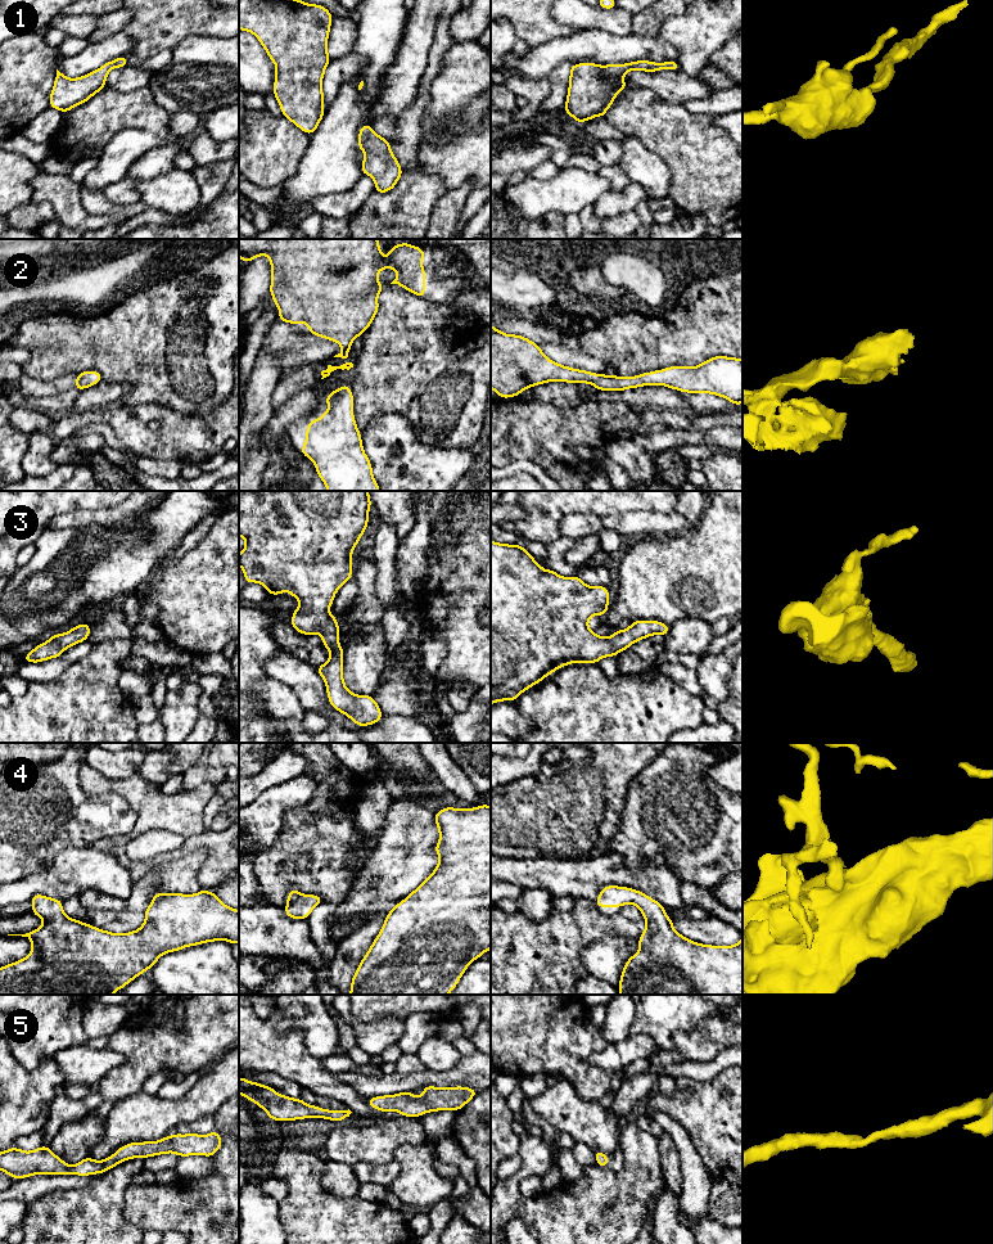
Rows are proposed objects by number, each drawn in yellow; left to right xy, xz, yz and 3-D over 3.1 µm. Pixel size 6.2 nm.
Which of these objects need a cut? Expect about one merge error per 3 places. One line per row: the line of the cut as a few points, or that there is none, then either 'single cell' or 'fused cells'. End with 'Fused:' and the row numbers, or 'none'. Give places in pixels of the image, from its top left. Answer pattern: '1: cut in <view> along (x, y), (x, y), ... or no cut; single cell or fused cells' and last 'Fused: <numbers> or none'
1: no cut; single cell
2: no cut; single cell
3: no cut; single cell
4: no cut; single cell
5: no cut; single cell
Fused: none

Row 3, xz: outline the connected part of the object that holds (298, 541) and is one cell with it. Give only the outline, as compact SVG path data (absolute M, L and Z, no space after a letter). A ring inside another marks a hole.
M239 491L239 536L245 540L245 547L239 554L239 565L245 583L258 582L270 595L288 591L299 600L290 625L302 635L321 636L330 657L316 668L325 681L329 703L361 727L379 722L383 713L373 695L353 694L346 686L338 618L331 616L329 608L337 591L352 578L352 553L367 528L371 504L369 491Z

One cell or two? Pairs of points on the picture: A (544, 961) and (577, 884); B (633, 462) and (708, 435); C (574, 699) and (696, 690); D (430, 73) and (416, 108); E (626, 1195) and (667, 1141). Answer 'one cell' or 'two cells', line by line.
A: two cells
B: one cell
C: two cells
D: one cell
E: two cells

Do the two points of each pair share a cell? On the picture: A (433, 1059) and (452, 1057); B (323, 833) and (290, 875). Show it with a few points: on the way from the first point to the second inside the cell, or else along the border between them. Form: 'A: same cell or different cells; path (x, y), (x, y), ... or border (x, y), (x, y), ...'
A: same cell; path (438, 1057), (447, 1057)
B: same cell; path (310, 835), (289, 856), (289, 862)

